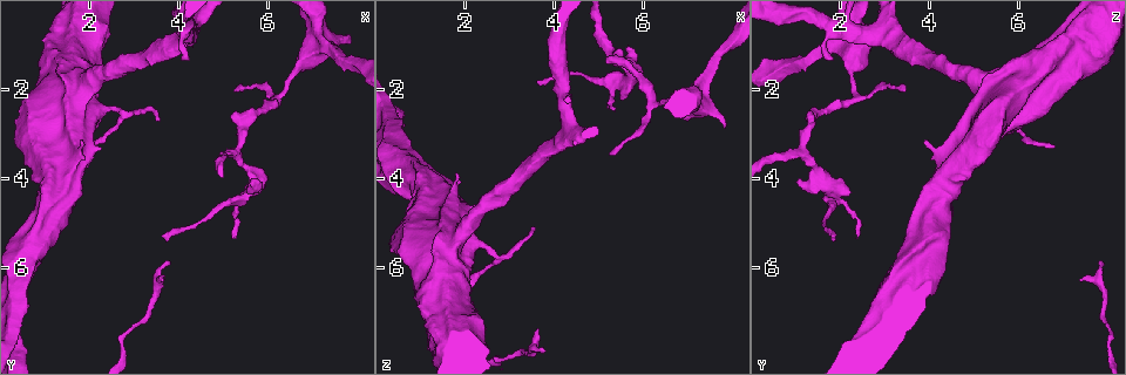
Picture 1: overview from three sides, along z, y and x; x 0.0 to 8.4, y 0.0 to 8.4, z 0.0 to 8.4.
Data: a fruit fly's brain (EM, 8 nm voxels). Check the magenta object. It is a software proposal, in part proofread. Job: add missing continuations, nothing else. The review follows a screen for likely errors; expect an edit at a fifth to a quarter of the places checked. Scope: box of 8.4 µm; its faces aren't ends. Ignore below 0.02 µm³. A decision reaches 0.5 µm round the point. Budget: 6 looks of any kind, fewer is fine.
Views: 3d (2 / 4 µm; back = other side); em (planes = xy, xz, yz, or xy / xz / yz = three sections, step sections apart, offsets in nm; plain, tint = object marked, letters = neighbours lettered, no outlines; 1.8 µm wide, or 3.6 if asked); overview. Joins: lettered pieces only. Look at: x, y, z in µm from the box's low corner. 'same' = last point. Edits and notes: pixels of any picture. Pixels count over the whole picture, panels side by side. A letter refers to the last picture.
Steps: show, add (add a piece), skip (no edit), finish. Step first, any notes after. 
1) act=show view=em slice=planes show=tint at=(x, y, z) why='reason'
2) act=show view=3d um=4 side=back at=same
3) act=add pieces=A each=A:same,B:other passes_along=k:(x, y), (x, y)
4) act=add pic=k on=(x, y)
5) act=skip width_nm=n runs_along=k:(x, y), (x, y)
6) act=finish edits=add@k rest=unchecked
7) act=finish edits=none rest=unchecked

act=show view=3d um=4 at=(4.20, 1.30, 1.90) why='branch stops here'

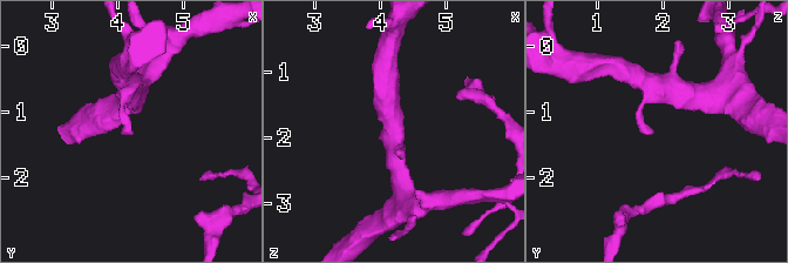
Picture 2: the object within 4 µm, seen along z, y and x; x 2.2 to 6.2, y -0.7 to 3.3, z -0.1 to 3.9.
act=show view=em slice=planes show=plain at=(4.20, 1.30, 1.85) why='now the EM'

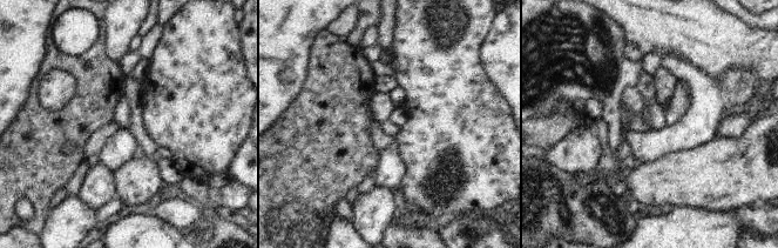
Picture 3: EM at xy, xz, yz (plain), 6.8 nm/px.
act=show view=em slice=planes show=letters at=same

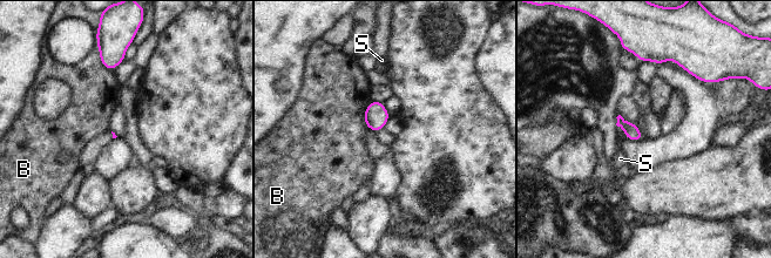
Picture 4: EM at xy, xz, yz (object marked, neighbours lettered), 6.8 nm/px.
act=skip each=B:other,S:other border=4:(372, 101), (364, 114), (366, 128) found='no lettered piece goes on from it'

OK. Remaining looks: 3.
act=show view=em slice=xy step=16 show=letters at=(7.85, 0.90, 2.80) why='an open end'

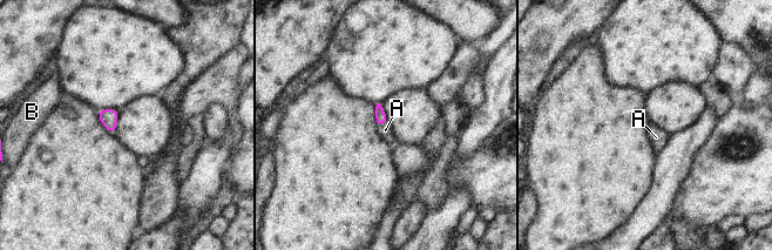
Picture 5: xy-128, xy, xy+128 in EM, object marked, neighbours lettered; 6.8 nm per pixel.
act=show view=em slice=xz step=16 show=letters at=same

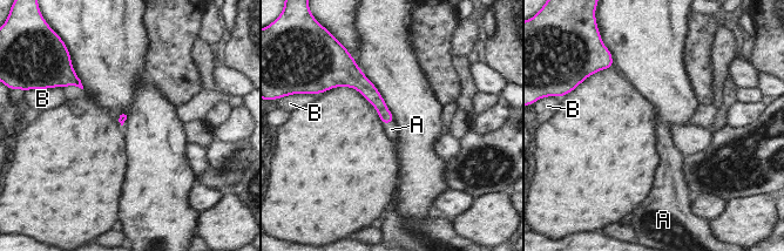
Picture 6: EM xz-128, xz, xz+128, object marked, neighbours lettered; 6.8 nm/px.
act=add pieces=A longest_contact=A:90nm each=A:same,B:other passes_along=6:(370, 92), (389, 122), (391, 129) found='the neuron continues'

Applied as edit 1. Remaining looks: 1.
act=finish edits=add@6 rest=unchecked

